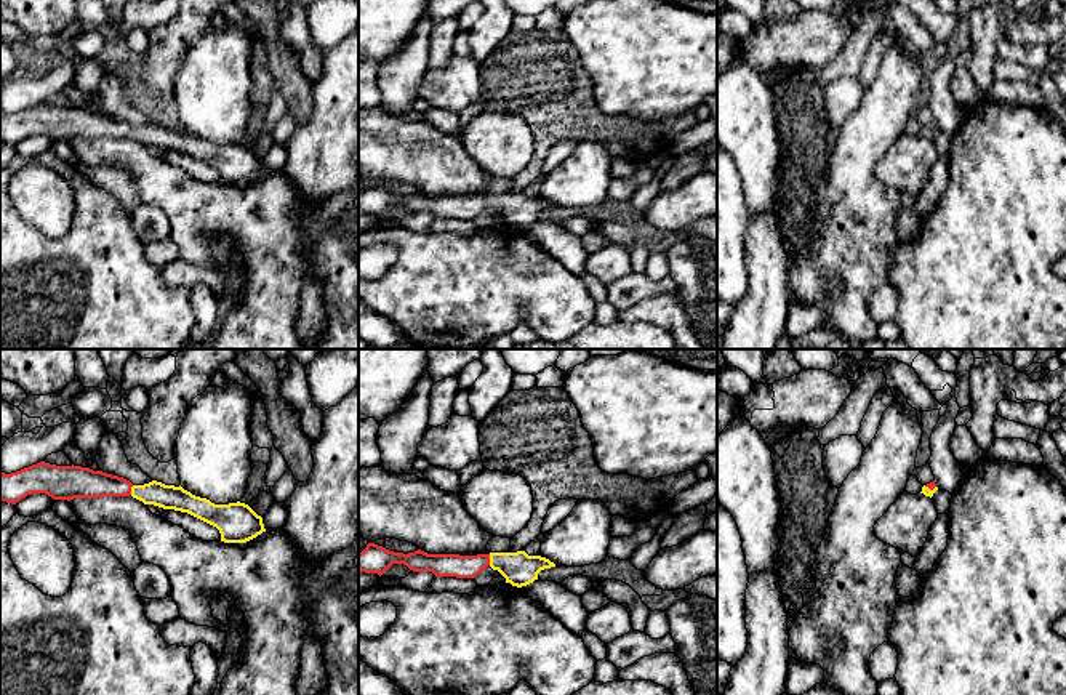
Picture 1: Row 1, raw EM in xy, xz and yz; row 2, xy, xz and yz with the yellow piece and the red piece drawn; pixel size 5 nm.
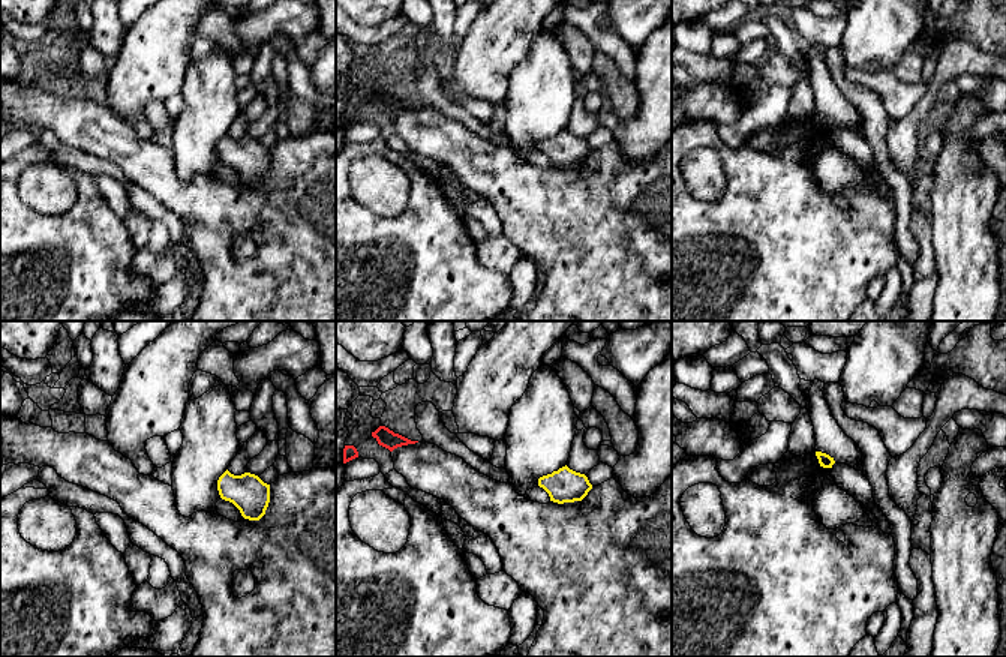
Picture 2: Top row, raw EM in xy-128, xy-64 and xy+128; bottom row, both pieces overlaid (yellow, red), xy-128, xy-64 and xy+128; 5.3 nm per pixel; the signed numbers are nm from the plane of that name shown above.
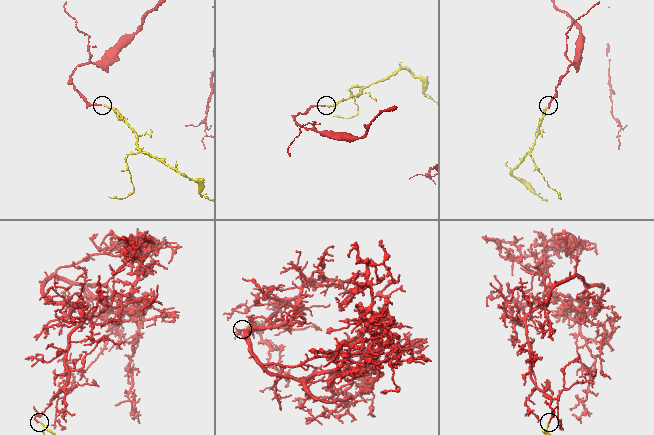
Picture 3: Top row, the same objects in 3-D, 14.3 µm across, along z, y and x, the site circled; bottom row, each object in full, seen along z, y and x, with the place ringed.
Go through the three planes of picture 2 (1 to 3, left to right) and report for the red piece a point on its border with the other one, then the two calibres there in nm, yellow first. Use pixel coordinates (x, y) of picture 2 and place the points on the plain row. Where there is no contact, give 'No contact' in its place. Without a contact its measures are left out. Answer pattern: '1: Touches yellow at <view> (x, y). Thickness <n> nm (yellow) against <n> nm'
1: No contact
2: No contact
3: No contact

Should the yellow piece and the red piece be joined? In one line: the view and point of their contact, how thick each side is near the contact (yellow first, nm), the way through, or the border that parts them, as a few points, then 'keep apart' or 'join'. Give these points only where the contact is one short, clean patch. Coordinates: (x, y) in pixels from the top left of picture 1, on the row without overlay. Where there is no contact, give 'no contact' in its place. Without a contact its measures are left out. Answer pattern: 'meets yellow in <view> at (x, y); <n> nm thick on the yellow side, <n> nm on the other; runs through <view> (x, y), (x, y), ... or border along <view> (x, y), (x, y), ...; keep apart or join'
meets yellow in xz at (490, 200); 170 nm thick on the yellow side, 110 nm on the other; runs through xz (519, 210), (490, 200), (472, 207), (456, 207); join

